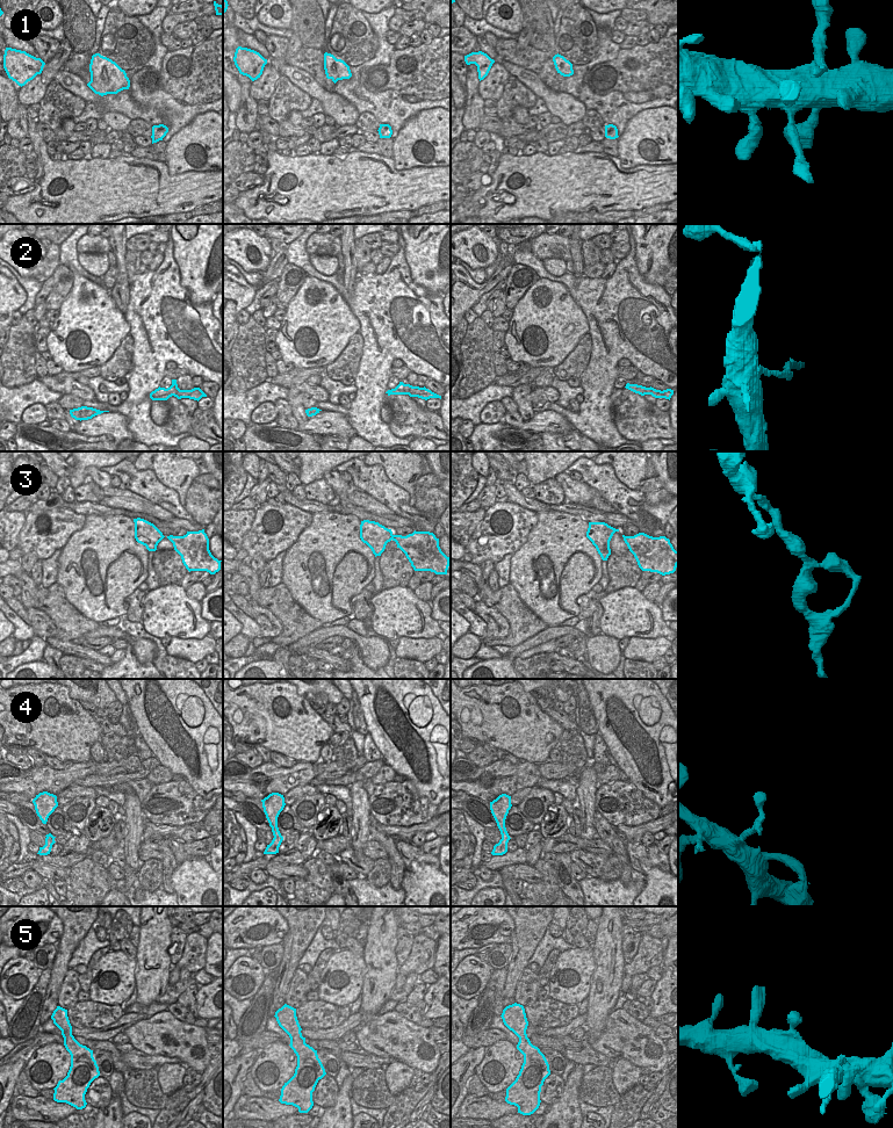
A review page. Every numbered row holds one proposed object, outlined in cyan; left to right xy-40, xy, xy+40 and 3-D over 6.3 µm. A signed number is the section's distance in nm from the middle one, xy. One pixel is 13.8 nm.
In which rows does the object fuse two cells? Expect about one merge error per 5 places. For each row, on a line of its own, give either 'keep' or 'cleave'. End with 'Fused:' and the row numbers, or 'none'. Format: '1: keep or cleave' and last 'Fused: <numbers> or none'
1: keep
2: keep
3: keep
4: cleave
5: keep
Fused: 4

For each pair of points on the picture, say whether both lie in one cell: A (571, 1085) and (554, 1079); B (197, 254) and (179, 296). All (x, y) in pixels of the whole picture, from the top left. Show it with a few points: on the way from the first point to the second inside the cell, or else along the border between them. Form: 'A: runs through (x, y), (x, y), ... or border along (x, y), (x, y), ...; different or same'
A: border along (564, 1083), (562, 1093), (548, 1105); different
B: border along (175, 260), (188, 298), (204, 303); different

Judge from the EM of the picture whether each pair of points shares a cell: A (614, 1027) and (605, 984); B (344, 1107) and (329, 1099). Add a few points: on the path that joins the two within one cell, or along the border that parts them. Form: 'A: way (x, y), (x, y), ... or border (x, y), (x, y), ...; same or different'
A: border (612, 1010), (598, 1035); different
B: border (339, 1087), (336, 1094), (336, 1103), (322, 1110); different

